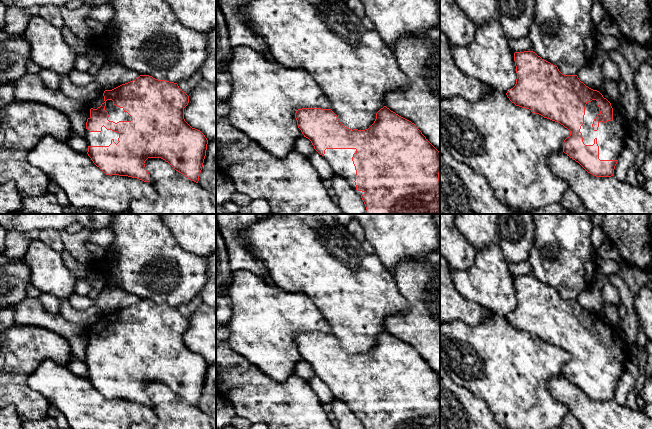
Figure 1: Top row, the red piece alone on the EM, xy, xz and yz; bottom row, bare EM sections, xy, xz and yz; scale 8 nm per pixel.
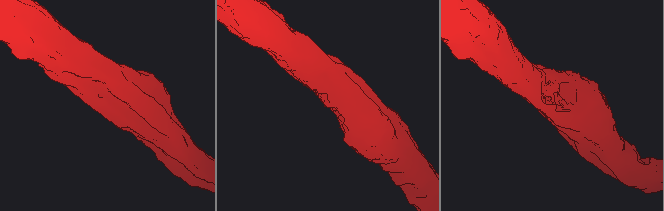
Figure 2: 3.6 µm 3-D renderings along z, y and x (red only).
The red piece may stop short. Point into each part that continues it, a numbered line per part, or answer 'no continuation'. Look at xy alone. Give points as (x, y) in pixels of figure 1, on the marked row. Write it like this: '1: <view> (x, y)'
1: xy (116, 114)

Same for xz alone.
1: xz (340, 160)

